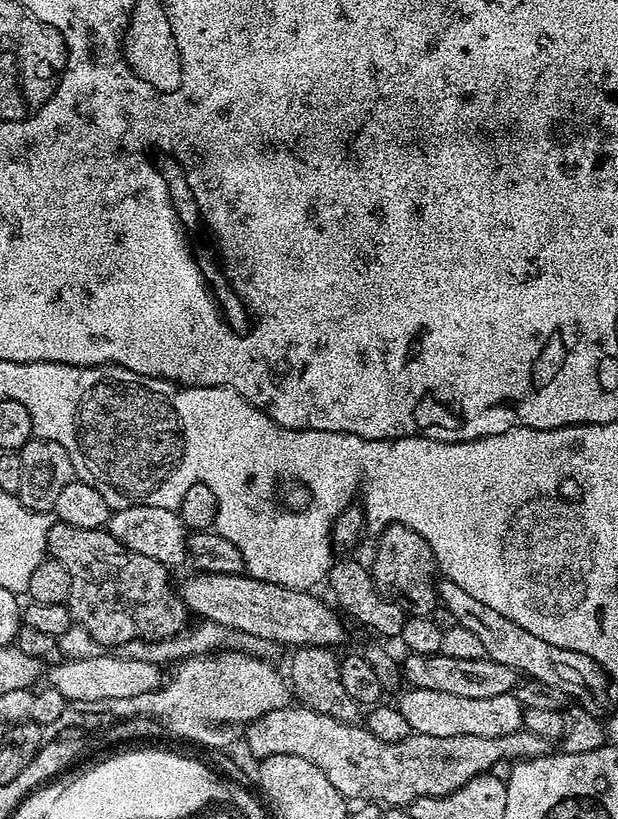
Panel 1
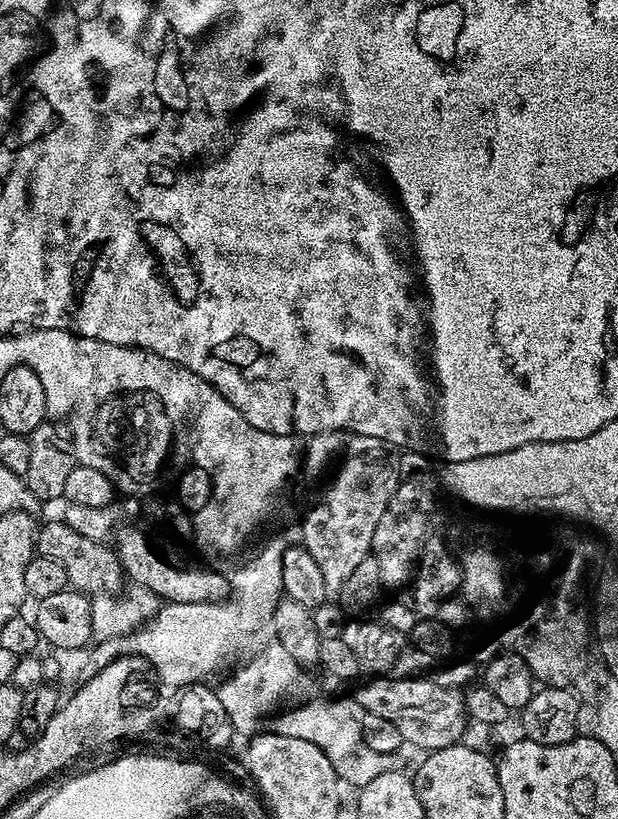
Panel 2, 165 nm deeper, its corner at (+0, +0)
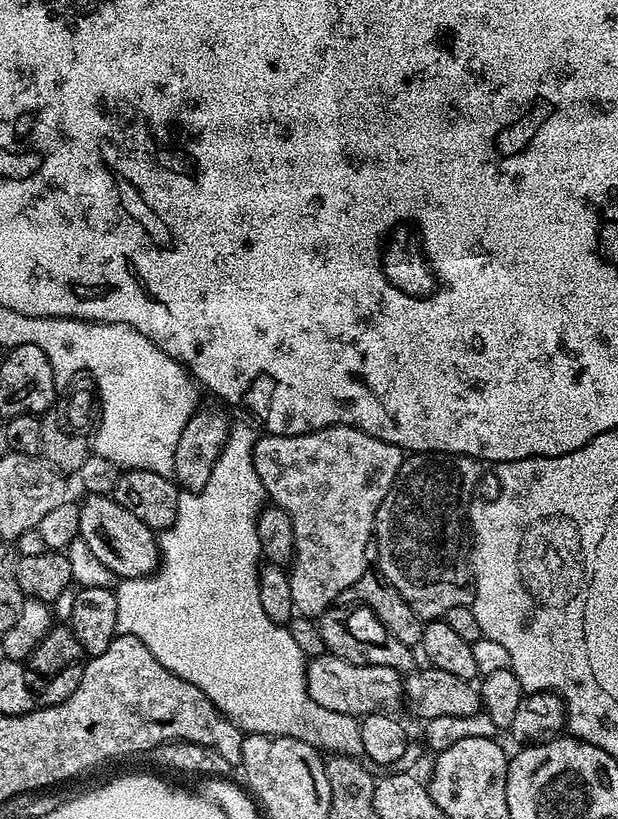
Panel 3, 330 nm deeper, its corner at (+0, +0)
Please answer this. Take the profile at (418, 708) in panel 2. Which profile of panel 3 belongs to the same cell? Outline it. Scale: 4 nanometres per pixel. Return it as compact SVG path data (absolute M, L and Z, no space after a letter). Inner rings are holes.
M331 654L309 659L307 666L308 696L314 702L318 702L318 706L326 710L334 710L334 714L363 718L369 716L371 712L396 710L396 707L402 704L405 681L401 673L396 672L390 666L351 664Z

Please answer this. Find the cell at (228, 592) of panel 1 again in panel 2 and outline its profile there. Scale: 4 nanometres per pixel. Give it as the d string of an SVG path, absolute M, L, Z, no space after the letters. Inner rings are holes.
M134 526L121 527L114 536L116 556L120 559L120 565L124 567L125 577L129 581L146 586L160 596L161 601L173 604L218 604L229 599L228 579L221 572L203 563L191 564L176 549L179 547L148 540L146 533L130 527Z

